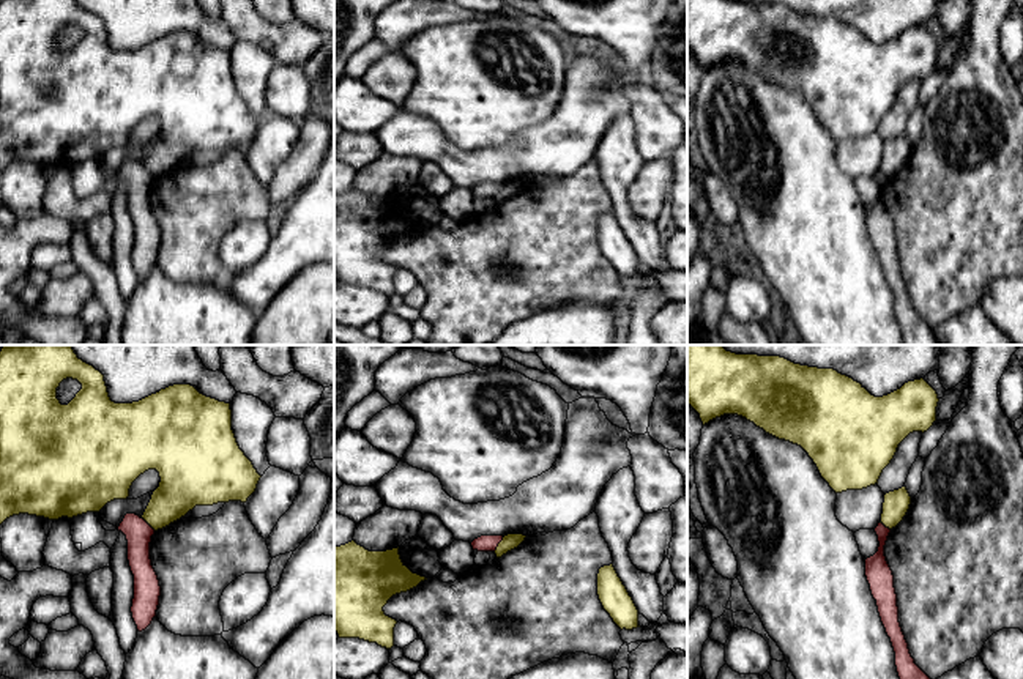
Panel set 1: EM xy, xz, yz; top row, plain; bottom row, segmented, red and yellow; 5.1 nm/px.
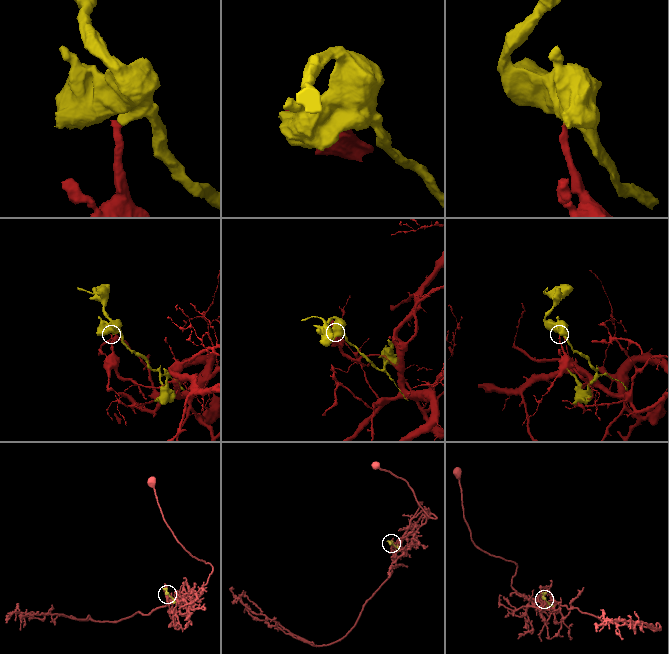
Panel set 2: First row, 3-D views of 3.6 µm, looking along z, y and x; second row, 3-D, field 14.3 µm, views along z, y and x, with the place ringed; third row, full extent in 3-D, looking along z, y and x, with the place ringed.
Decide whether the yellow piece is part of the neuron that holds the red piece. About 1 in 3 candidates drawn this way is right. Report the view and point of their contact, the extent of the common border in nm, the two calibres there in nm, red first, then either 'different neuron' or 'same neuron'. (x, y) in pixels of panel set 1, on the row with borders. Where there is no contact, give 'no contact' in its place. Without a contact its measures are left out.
xz (498, 542) | 90 nm | 80/80 nm | different neuron

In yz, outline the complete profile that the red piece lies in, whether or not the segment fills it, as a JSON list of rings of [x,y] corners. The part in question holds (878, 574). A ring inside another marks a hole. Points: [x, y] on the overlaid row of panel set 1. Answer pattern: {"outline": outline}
{"outline": [[[883,523],[875,528],[878,536],[878,551],[865,559],[865,577],[876,600],[881,622],[891,638],[895,652],[895,666],[900,679],[930,679],[910,654],[908,643],[898,622],[897,594],[894,575],[884,556],[884,545],[891,532]]]}

